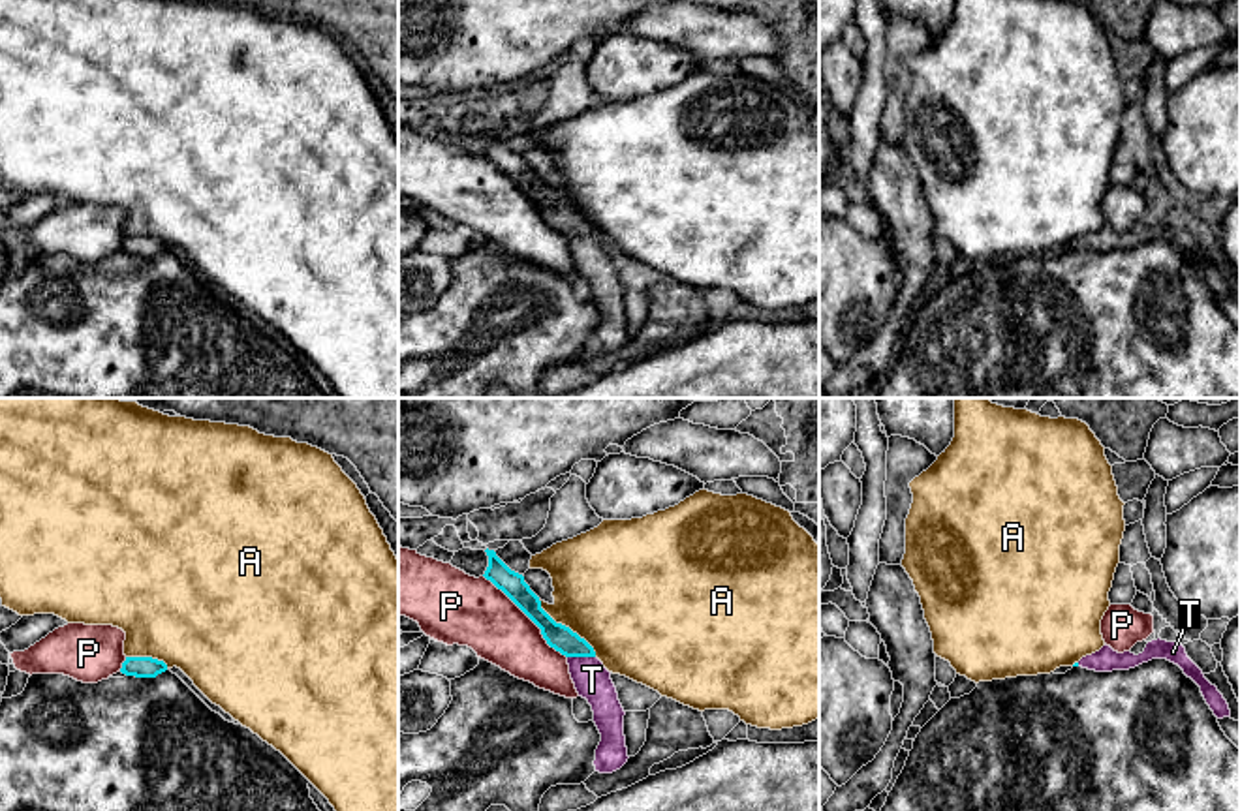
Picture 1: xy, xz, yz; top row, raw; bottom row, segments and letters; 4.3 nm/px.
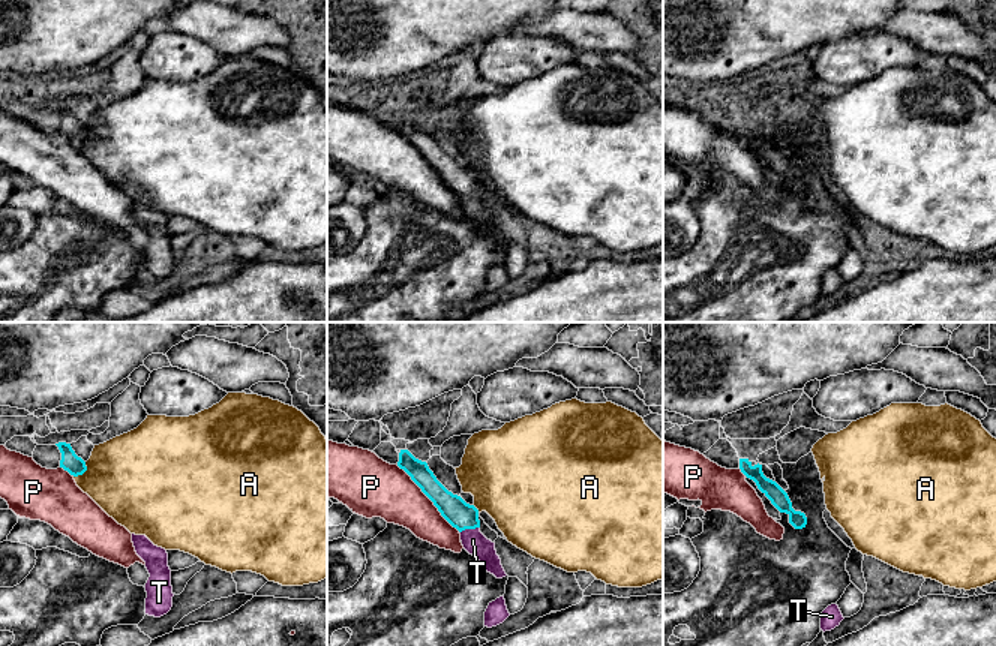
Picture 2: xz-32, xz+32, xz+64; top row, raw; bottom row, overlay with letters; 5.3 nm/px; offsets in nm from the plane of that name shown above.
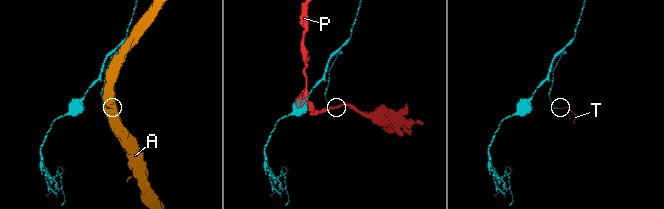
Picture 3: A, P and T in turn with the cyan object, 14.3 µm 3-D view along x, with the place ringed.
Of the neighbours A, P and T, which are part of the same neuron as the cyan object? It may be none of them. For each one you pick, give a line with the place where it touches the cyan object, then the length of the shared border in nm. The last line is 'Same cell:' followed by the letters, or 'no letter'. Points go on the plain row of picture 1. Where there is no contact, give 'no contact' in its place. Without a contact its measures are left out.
T: contact xz (581, 235); length 120 nm
Same cell: T

